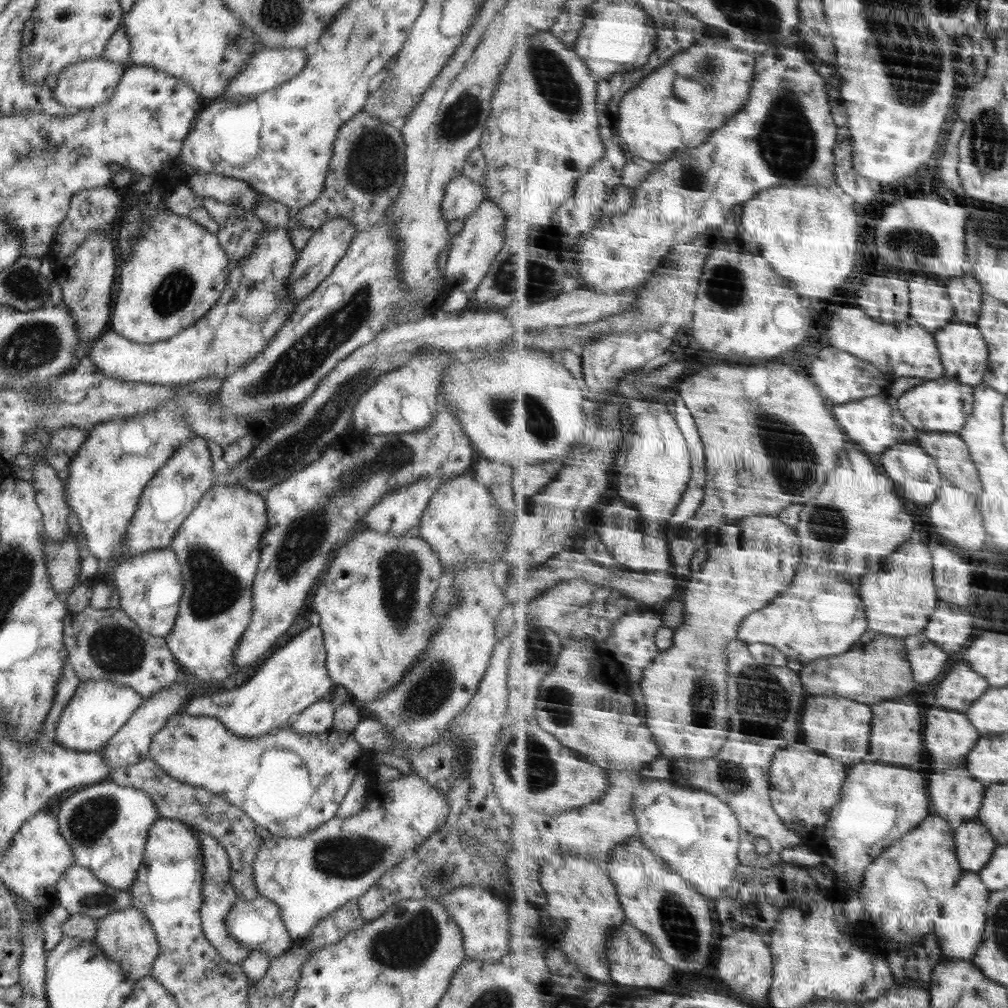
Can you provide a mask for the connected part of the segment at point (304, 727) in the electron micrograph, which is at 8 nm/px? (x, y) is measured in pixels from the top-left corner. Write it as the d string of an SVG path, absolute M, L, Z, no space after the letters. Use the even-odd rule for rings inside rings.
M320 700L312 703L300 714L296 715L295 721L290 728L298 733L322 734L333 726L334 705L331 700Z

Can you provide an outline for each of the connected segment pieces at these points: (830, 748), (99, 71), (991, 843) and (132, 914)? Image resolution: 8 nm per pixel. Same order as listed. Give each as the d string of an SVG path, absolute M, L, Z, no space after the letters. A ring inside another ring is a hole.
M812 695L807 700L806 716L802 720L802 730L806 732L804 742L814 750L821 751L834 760L846 764L858 764L873 750L874 713L872 705L840 695Z
M102 58L86 59L75 63L70 64L70 68L62 70L58 74L58 82L56 82L56 87L53 88L54 96L58 99L58 102L74 111L83 108L90 110L92 107L106 102L113 95L114 89L118 86L118 81L128 67L127 64L122 62L116 63Z
M970 820L958 830L958 854L966 870L980 873L994 858L998 847L997 838L981 820Z
M134 907L123 908L100 917L94 939L114 963L120 960L121 968L124 968L126 972L132 970L132 978L143 978L150 975L154 961L160 952L160 945L152 925L145 914Z

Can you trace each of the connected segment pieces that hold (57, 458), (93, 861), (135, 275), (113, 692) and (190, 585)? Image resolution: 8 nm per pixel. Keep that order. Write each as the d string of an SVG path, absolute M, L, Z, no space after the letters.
M65 426L53 432L49 447L45 450L45 458L48 458L49 464L57 472L66 470L82 443L85 443L87 432L88 430L75 426Z
M114 781L88 786L70 798L66 798L56 816L60 834L70 846L74 864L89 868L92 874L104 884L116 890L130 890L136 873L142 864L148 831L154 820L160 818L153 800L143 790L130 786L120 786Z
M169 209L149 216L143 220L143 228L139 230L131 255L121 265L120 290L110 316L110 330L140 344L172 338L181 330L192 327L217 303L228 284L231 267L216 233L206 230L192 217L178 216Z
M106 679L80 682L74 696L57 720L55 740L64 748L100 751L123 724L126 724L144 699L133 689Z
M218 485L212 486L198 502L198 506L194 508L193 512L184 520L184 523L178 528L174 538L172 539L170 549L174 552L178 563L181 566L181 577L183 578L183 595L182 600L179 600L179 611L176 616L174 628L165 636L167 647L170 649L171 655L177 660L179 666L184 666L186 672L190 672L196 680L208 688L216 688L216 686L229 686L230 676L237 668L234 664L235 650L237 650L238 643L246 631L246 627L250 625L250 618L253 613L252 589L253 580L256 576L257 566L260 562L261 540L263 532L266 532L267 522L267 502L263 494L250 492L242 487Z

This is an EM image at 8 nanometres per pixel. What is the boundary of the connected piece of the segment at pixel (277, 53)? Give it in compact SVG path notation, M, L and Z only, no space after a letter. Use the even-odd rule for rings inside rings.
M264 48L254 53L242 72L232 78L224 96L237 99L266 92L290 81L306 68L308 55L298 48Z

